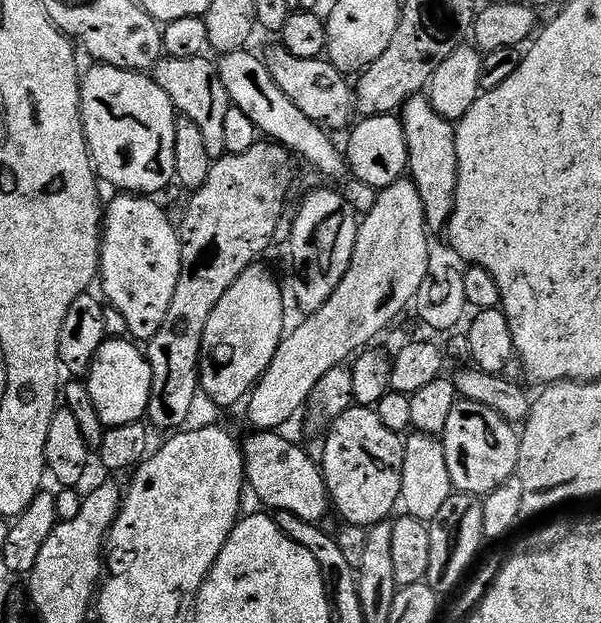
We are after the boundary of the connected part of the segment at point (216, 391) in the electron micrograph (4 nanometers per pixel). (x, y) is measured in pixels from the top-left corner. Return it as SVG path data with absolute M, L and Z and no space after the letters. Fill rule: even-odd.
M257 262L252 267L247 268L238 278L238 282L234 282L234 286L230 286L230 290L226 290L226 294L222 294L222 302L218 302L218 306L214 306L214 314L210 314L210 322L206 322L206 334L202 334L202 350L200 351L200 387L203 395L208 395L214 403L220 408L228 408L231 404L236 404L245 399L251 393L252 389L260 383L267 372L270 362L274 358L274 354L278 350L281 340L286 335L286 327L284 328L284 296L286 300L286 292L280 289L278 281L272 277L272 272L268 268L263 268L263 263Z

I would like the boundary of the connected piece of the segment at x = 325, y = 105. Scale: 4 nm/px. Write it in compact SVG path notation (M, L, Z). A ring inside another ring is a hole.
M276 46L266 55L266 63L274 82L278 82L278 90L282 90L310 122L332 134L343 133L353 123L352 116L357 115L353 85L349 77L339 72L327 58L296 58L283 46Z

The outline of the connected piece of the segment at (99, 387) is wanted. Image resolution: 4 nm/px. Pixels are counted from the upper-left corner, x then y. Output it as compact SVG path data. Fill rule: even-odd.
M128 338L105 339L86 377L94 410L98 410L98 418L105 429L134 424L145 419L152 393L152 367L147 355L135 347L139 348Z

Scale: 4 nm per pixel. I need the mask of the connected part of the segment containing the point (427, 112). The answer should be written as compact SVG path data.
M427 95L412 96L399 113L408 147L408 172L424 203L424 217L429 233L443 233L454 210L458 186L458 150L456 149L456 124L442 118L428 101Z

